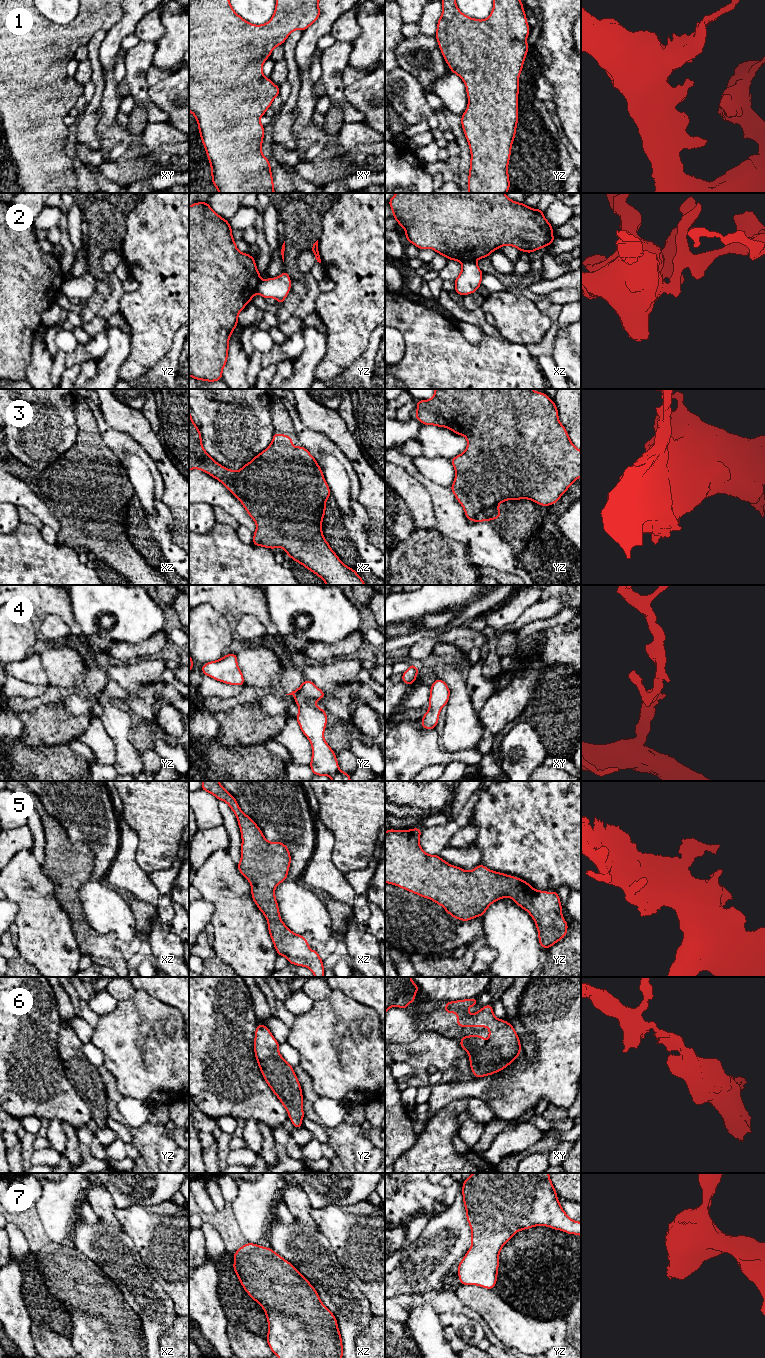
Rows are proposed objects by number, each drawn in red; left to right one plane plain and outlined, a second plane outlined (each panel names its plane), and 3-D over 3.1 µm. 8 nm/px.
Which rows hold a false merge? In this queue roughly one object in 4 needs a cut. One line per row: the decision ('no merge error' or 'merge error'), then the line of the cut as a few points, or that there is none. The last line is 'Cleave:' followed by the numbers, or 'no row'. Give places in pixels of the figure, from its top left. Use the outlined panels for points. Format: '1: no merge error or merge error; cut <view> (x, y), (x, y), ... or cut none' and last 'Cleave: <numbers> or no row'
1: no merge error; cut none
2: merge error; cut yz (261, 280), (257, 292)
3: no merge error; cut none
4: no merge error; cut none
5: no merge error; cut none
6: no merge error; cut none
7: no merge error; cut none
Cleave: 2

